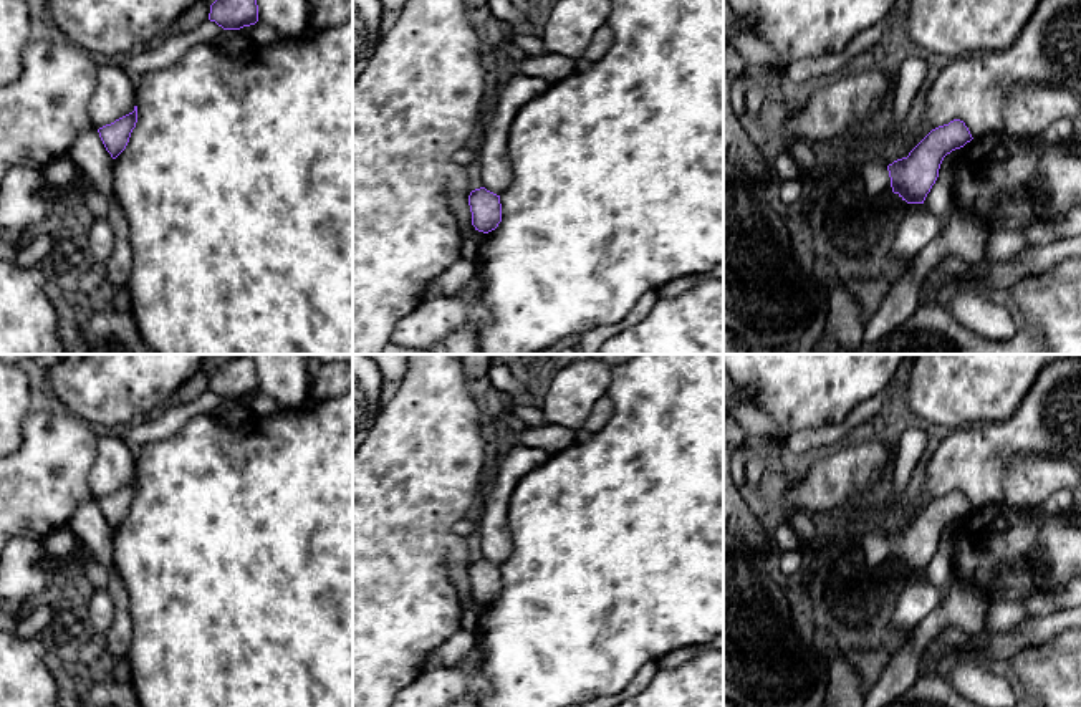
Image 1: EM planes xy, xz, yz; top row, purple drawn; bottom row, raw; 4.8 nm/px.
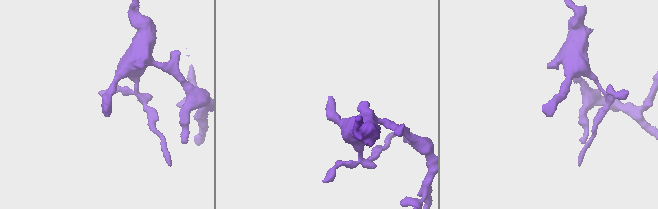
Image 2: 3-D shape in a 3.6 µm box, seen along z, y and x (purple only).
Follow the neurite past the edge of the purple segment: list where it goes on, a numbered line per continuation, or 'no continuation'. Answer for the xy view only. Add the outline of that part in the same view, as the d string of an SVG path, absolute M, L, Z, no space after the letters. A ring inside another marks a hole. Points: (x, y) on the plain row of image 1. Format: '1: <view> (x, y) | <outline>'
no continuation

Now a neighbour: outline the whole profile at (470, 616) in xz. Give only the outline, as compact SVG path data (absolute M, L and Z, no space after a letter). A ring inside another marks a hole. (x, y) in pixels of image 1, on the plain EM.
M475 601L472 606L464 608L460 626L477 636L483 611L485 604L478 601Z

